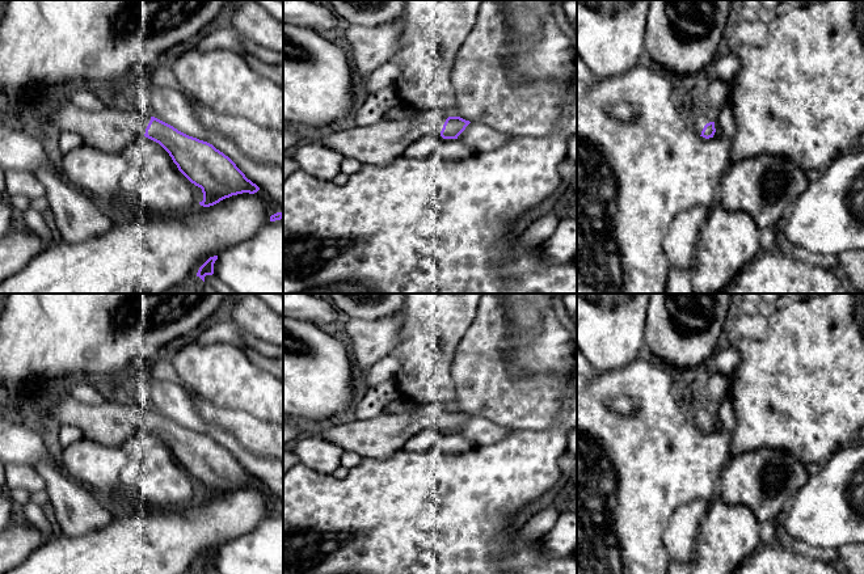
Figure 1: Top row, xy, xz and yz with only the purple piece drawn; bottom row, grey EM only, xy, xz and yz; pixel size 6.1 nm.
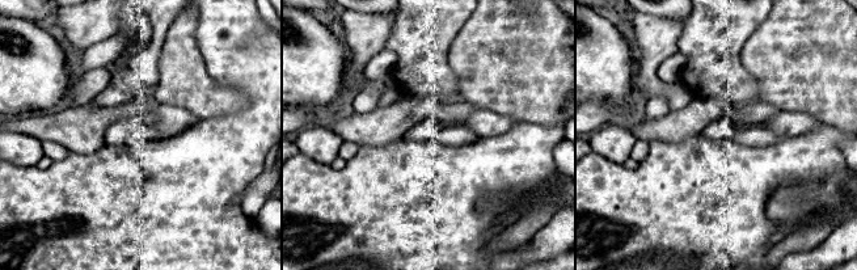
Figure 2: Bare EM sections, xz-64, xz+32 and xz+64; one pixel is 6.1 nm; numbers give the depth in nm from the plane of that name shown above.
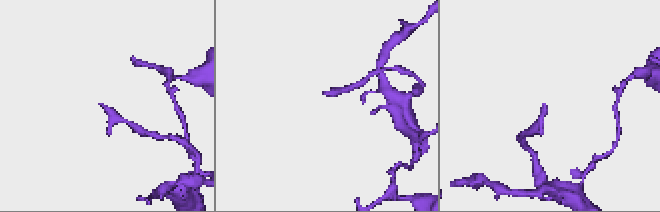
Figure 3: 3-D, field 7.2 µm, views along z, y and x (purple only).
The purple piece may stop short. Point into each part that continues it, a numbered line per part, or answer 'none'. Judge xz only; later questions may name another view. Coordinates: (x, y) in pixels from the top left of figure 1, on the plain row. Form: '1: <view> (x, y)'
1: xz (380, 437)

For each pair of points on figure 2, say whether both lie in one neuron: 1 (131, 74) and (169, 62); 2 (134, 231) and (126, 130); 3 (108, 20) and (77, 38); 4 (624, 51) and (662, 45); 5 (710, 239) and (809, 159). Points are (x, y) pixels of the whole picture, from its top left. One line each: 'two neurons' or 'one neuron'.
1: two neurons
2: two neurons
3: one neuron
4: two neurons
5: one neuron

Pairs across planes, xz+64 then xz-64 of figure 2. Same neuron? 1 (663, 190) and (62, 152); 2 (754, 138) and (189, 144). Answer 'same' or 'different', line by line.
1: different
2: different

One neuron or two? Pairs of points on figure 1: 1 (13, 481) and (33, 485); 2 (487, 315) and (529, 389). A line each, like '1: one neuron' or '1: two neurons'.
1: one neuron
2: one neuron

